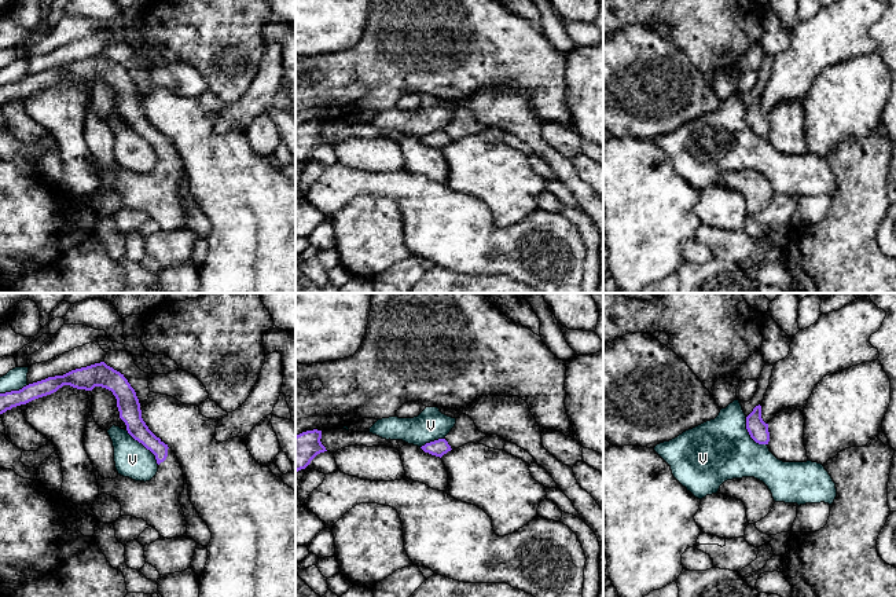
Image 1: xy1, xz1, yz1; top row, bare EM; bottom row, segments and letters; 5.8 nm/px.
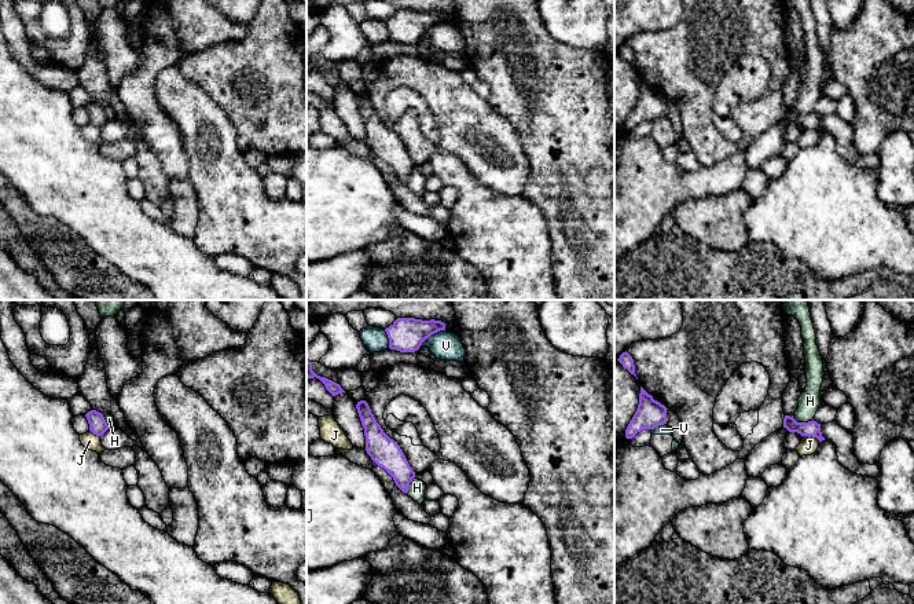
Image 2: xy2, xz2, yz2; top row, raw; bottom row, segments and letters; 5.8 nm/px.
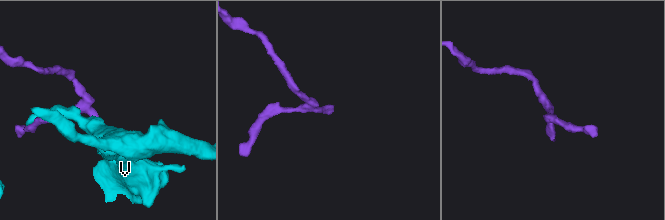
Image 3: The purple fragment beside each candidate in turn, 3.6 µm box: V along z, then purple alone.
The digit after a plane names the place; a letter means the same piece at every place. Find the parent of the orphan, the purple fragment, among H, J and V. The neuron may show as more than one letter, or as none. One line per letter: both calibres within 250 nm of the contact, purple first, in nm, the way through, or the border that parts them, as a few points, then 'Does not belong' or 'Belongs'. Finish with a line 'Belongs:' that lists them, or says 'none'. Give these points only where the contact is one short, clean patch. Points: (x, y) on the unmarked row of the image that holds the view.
H: Thickness 90 nm (purple) against 130 nm. Boundary: yz2 (792, 108), (797, 113), (812, 112). Does not belong
J: Thickness 90 nm (purple) against 110 nm. Does not belong
V: Thickness 130 nm (purple) against 220 nm. Does not belong
Belongs: none

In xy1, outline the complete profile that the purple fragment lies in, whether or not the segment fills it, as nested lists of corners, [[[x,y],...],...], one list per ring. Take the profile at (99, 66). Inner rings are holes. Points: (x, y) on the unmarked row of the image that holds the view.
[[[100,54],[71,62],[63,67],[48,69],[19,83],[0,85],[0,106],[51,87],[63,77],[85,83],[102,78],[111,83],[117,91],[120,110],[125,114],[128,125],[150,142],[158,155],[157,166],[146,175],[121,166],[115,171],[104,171],[93,160],[99,187],[115,188],[121,197],[121,208],[143,210],[164,230],[187,228],[187,213],[179,194],[179,188],[184,182],[184,166],[179,151],[172,140],[148,121],[142,110],[136,84],[120,63]]]

